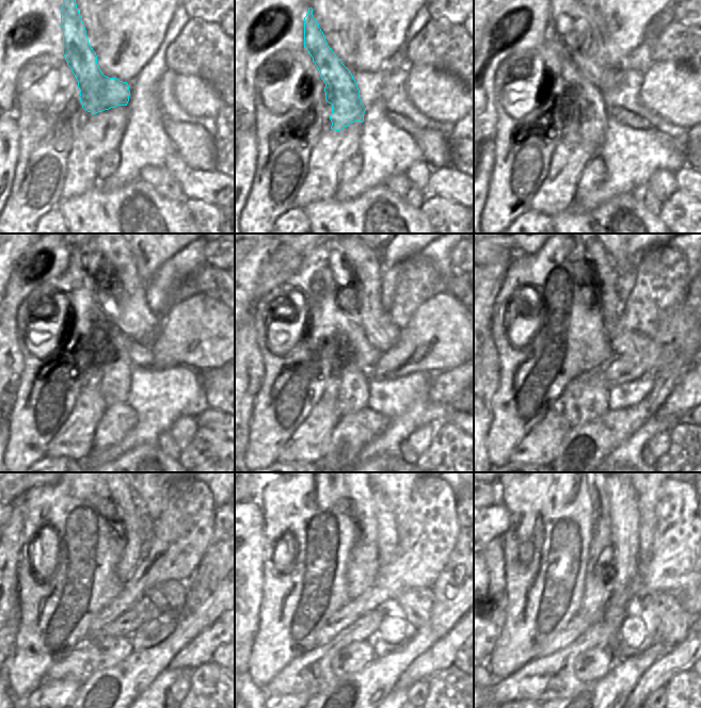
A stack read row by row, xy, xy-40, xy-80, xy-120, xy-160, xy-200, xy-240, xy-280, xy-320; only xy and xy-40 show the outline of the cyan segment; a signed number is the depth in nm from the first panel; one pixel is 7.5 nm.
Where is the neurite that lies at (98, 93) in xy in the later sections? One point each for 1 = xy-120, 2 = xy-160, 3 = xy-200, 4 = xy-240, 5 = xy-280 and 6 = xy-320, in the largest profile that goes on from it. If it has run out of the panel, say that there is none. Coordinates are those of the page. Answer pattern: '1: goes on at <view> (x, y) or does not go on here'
1: goes on at xy-120 (113, 385)
2: goes on at xy-160 (352, 386)
3: goes on at xy-200 (585, 399)
4: goes on at xy-240 (109, 650)
5: goes on at xy-280 (352, 658)
6: goes on at xy-320 (591, 664)

